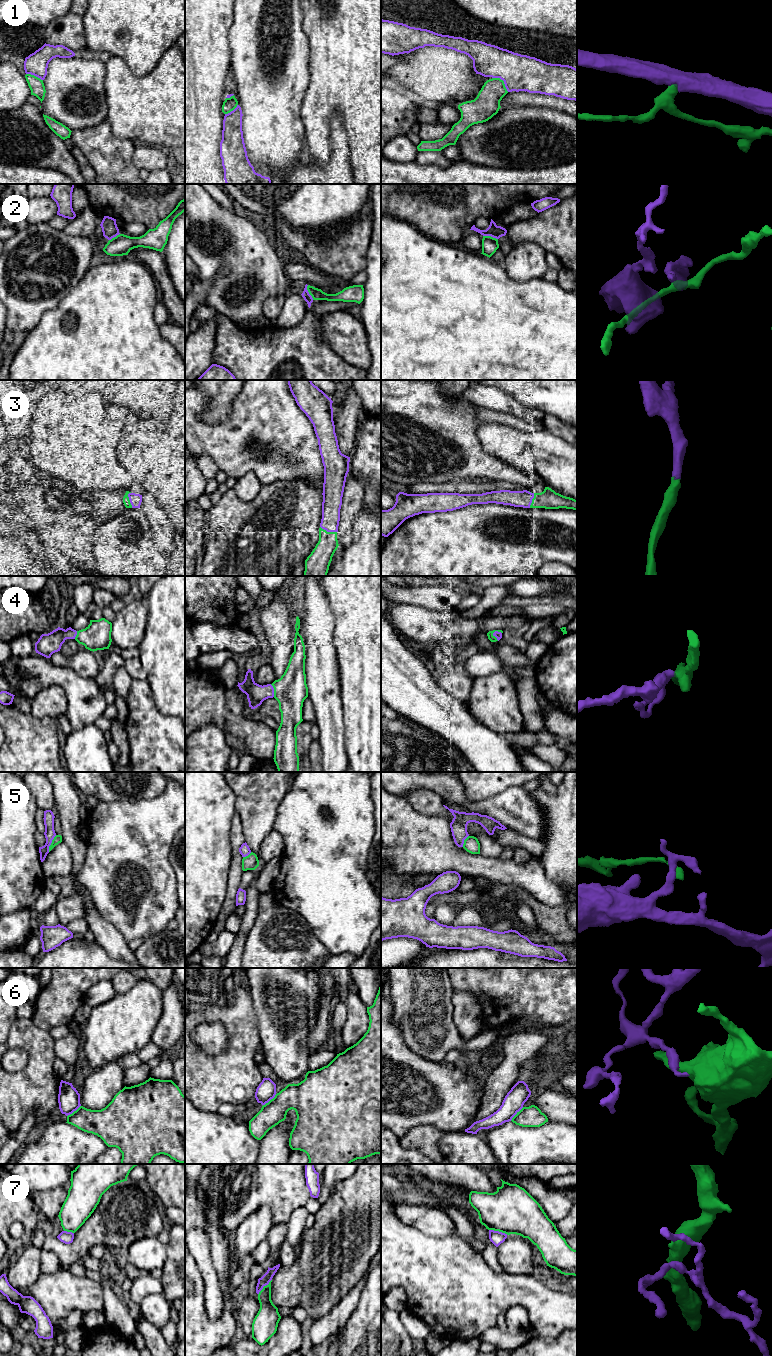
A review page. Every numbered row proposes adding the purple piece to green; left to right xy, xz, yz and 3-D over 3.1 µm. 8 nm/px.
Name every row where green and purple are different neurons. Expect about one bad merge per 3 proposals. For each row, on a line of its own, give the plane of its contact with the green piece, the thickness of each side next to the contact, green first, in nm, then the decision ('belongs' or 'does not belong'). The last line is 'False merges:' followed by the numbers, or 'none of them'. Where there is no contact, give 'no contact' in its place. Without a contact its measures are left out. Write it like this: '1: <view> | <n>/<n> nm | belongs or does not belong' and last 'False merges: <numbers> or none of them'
1: yz | 200/280 nm | does not belong
2: xz | 100/70 nm | does not belong
3: xz | 180/160 nm | belongs
4: xz | 260/160 nm | belongs
5: xy | 70/90 nm | does not belong
6: yz | 170/160 nm | does not belong
7: yz | 380/110 nm | does not belong
False merges: 1, 2, 5, 6, 7

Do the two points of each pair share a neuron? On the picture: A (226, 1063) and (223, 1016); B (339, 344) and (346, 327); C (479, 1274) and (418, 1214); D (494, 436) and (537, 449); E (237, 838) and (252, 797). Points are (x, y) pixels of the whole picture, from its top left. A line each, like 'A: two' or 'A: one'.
A: one
B: one
C: two
D: one
E: two

